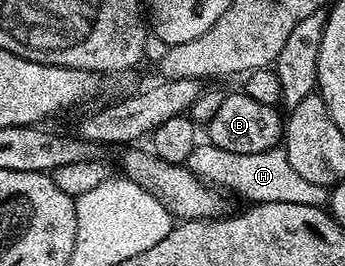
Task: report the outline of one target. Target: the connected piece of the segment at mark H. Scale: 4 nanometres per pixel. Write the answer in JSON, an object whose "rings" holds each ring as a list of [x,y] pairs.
{"rings":[[[209,142],[197,143],[184,163],[189,171],[215,189],[242,196],[244,201],[257,203],[308,204],[323,207],[329,199],[327,187],[311,184],[296,173],[289,163],[285,149],[274,147],[258,153],[240,153],[216,148]]]}

